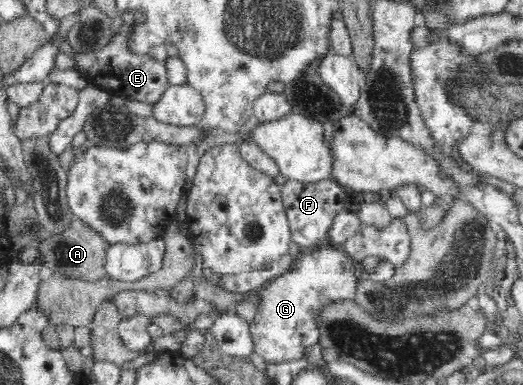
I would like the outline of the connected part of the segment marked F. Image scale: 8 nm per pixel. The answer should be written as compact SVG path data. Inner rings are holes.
M334 179L319 180L313 183L286 180L282 186L282 199L291 229L291 241L303 248L313 248L328 236L334 217L343 213L350 203L351 194Z

